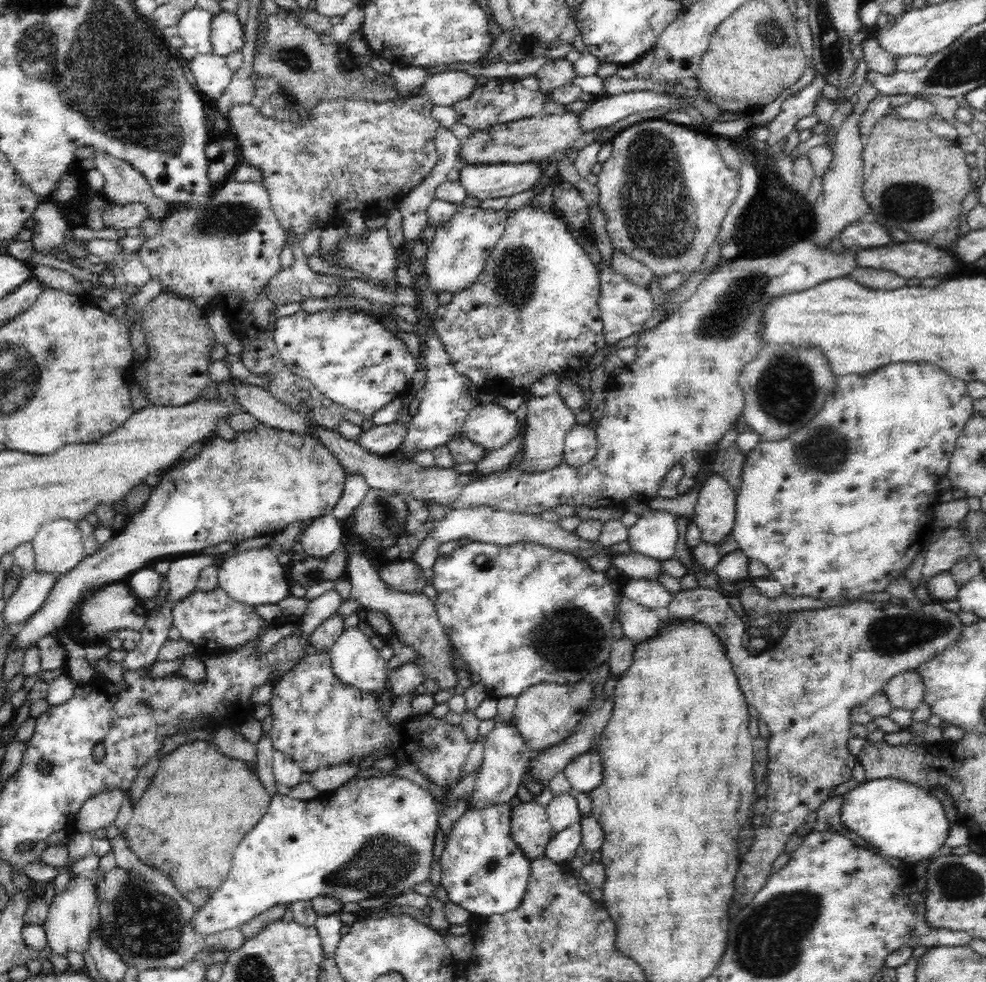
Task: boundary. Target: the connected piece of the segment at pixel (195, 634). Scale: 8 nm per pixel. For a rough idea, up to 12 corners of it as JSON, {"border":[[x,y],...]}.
{"border":[[220,587],[174,606],[181,638],[200,655],[256,641],[268,625]]}

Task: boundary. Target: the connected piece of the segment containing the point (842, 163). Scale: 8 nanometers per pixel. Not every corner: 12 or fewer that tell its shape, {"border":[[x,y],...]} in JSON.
{"border":[[865,81],[837,127],[807,237],[828,248],[868,219],[860,120],[878,94]]}

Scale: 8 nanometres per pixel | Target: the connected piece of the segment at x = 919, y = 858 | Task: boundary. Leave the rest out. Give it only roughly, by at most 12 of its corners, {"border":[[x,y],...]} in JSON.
{"border":[[866,780],[842,795],[843,826],[918,864],[950,833],[926,789]]}

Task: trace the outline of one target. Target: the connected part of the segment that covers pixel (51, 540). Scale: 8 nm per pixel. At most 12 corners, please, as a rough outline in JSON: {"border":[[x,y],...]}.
{"border":[[72,520],[47,522],[31,540],[33,570],[62,576],[86,556]]}

